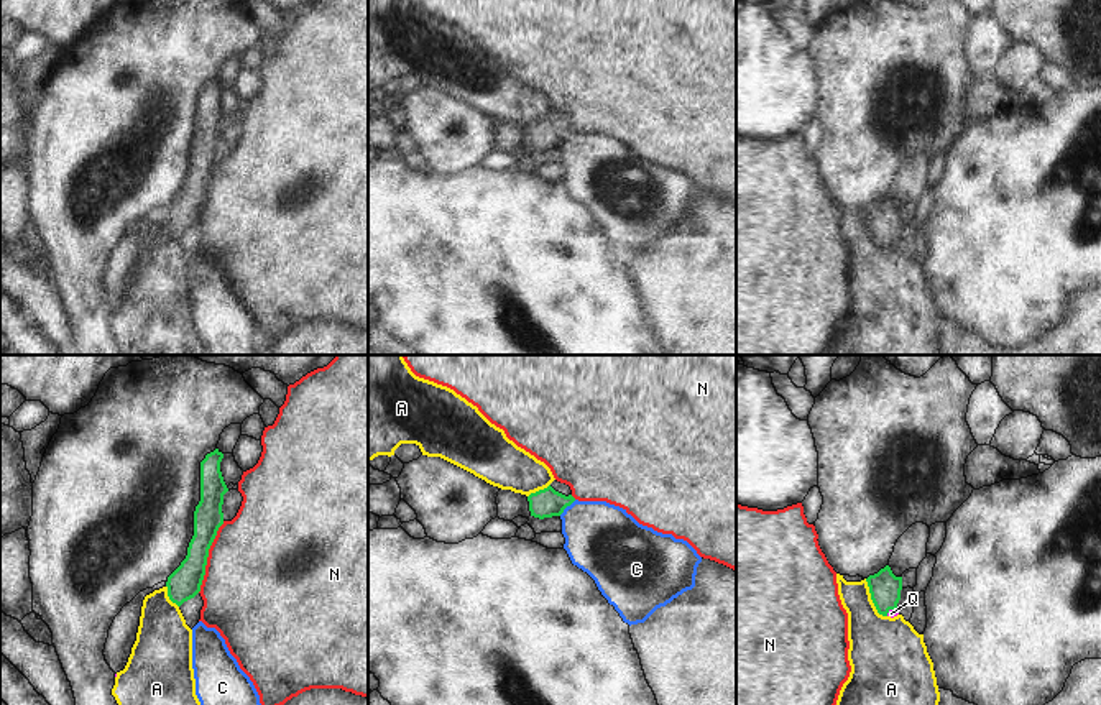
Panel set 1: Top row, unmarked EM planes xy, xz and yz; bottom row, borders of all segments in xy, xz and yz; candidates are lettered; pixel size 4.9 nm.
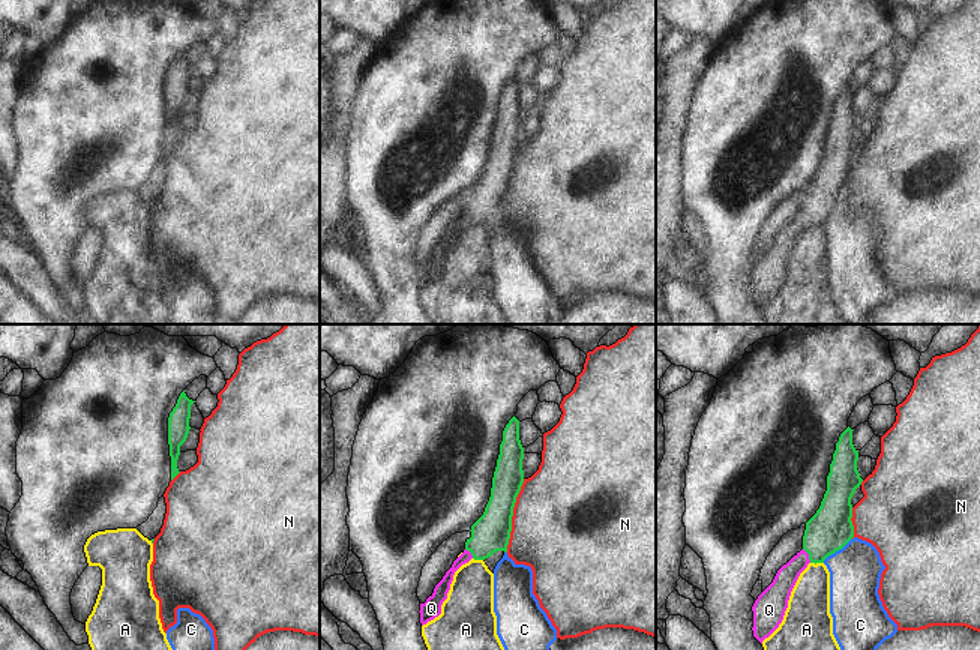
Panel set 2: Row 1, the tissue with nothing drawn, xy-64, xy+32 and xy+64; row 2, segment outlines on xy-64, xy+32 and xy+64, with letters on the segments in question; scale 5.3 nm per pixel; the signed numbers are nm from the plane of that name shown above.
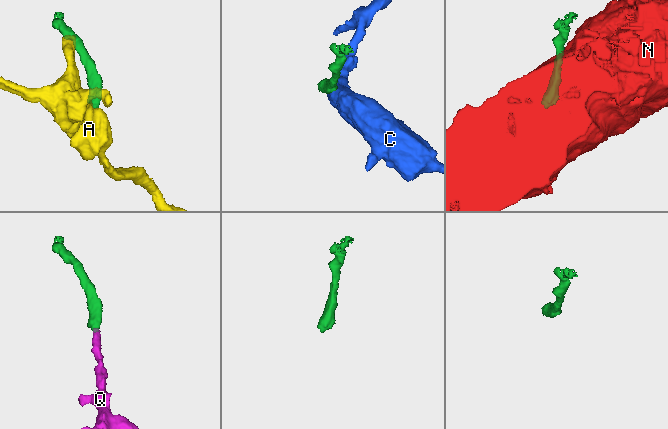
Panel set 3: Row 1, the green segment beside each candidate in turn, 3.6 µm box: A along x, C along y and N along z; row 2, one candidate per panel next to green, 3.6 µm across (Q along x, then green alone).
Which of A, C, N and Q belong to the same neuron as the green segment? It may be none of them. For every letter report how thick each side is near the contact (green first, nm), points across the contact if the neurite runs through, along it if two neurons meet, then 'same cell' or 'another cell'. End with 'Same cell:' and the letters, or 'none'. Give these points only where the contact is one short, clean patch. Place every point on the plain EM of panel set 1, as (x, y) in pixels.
A: 160/320 nm | along yz (865, 211), (875, 240), (886, 248) | another cell
C: 140/360 nm | along xz (575, 132), (559, 147) | another cell
N: 160/500 nm | another cell
Q: 160/40 nm | across yz (884, 219), (891, 240), (891, 245) | same cell
Same cell: Q

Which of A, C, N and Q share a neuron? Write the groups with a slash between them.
A / C / N / Q

